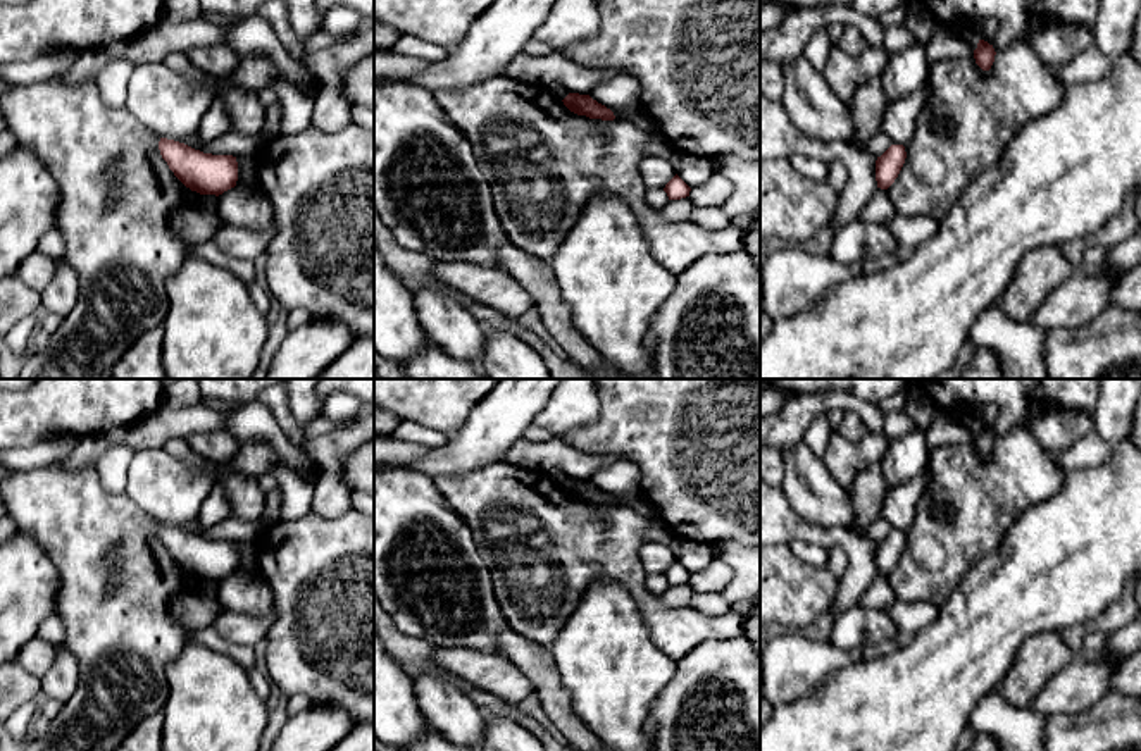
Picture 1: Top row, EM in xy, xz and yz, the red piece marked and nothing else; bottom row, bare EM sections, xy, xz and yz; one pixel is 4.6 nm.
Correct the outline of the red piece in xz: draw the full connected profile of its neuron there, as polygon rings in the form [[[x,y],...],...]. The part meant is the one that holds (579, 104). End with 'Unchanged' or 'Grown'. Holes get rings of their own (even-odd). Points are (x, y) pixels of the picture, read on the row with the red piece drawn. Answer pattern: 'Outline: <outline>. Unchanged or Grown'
Outline: [[[569,93],[564,100],[564,105],[577,114],[589,119],[614,121],[615,115],[610,109],[593,100],[589,95]]]. Unchanged

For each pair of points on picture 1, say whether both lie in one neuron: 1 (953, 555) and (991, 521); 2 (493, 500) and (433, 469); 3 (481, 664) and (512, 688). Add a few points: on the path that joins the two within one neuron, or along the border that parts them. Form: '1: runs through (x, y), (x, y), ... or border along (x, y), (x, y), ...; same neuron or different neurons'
1: runs through (962, 546), (983, 526); same neuron
2: border along (485, 465), (433, 479); different neurons
3: runs through (488, 670), (505, 681); same neuron

